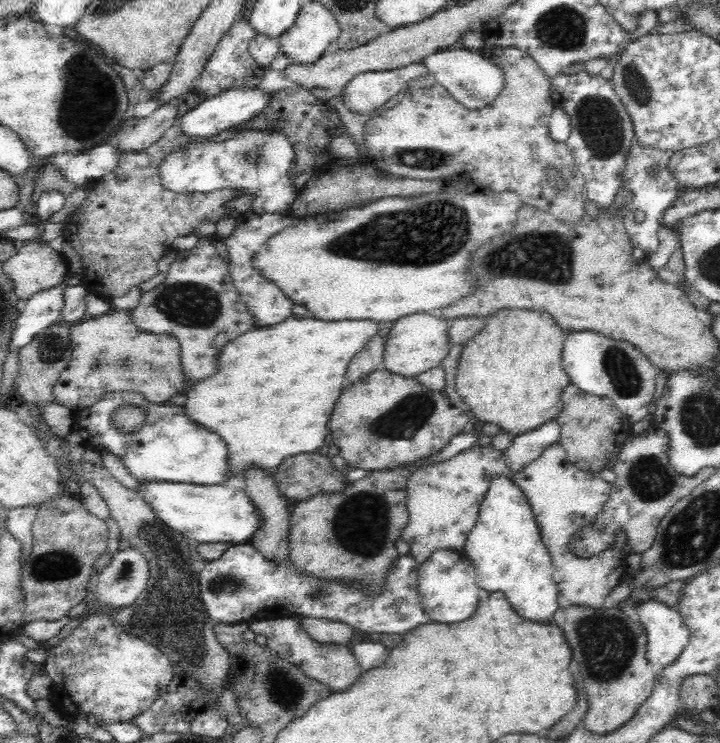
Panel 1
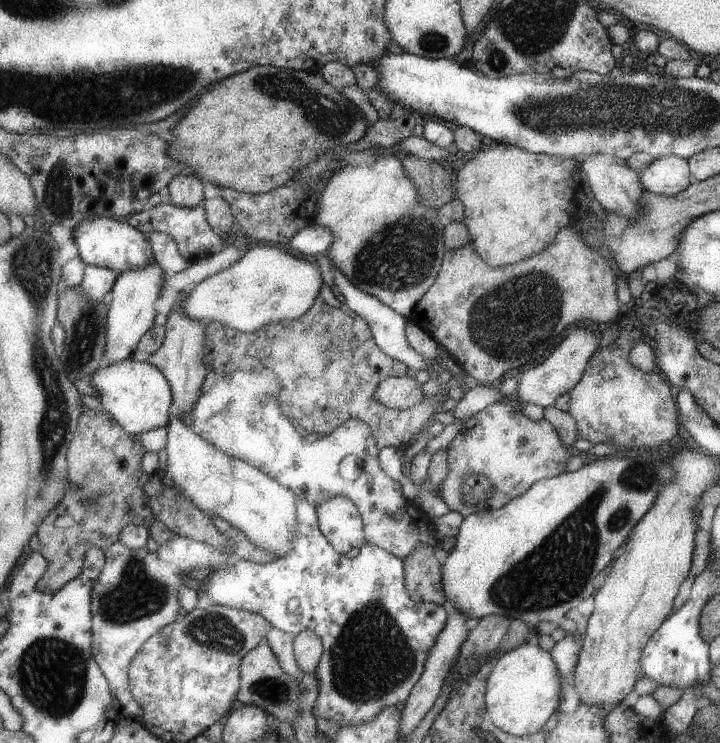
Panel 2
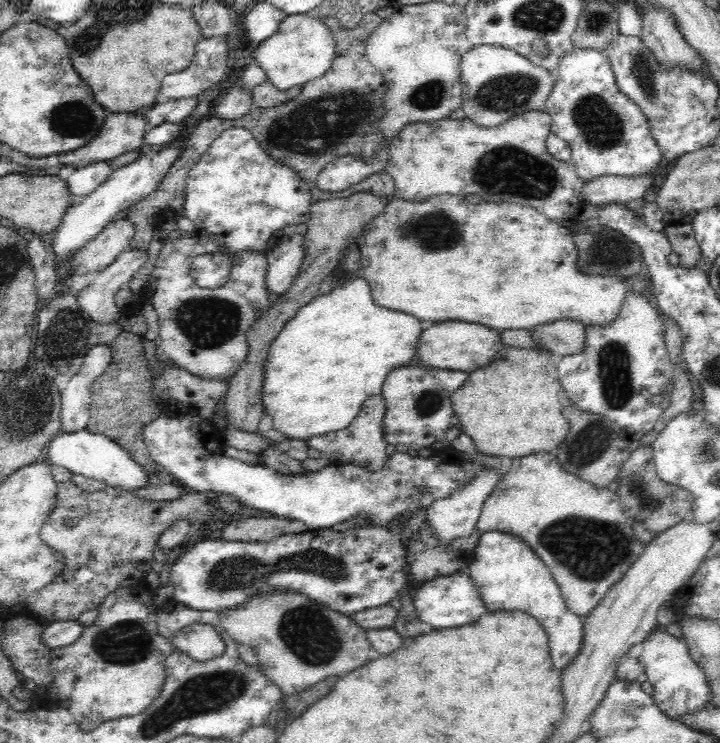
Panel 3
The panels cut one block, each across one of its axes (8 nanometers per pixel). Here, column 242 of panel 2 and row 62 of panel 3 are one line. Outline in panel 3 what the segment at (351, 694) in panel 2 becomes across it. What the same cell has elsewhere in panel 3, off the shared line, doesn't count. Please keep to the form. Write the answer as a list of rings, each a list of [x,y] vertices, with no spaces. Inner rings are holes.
[[[574,48],[560,61],[556,78],[546,112],[552,118],[551,132],[565,140],[572,150],[571,162],[581,179],[648,175],[661,165],[662,153],[649,132],[648,119],[640,107],[618,89],[605,51]]]

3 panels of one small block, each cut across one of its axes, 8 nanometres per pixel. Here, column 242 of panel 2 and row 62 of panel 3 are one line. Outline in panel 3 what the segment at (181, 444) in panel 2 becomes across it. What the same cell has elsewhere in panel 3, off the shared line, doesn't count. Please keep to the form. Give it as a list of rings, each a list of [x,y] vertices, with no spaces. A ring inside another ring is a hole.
[[[480,45],[474,47],[472,50],[466,52],[461,58],[461,84],[464,85],[464,92],[462,92],[462,105],[464,113],[466,113],[466,119],[472,120],[477,126],[481,126],[484,129],[500,128],[500,125],[506,124],[508,120],[512,120],[514,116],[520,116],[521,113],[527,112],[546,112],[548,108],[548,98],[552,94],[554,85],[556,85],[556,72],[552,72],[543,66],[532,64],[526,57],[518,54],[515,50],[490,45]]]

